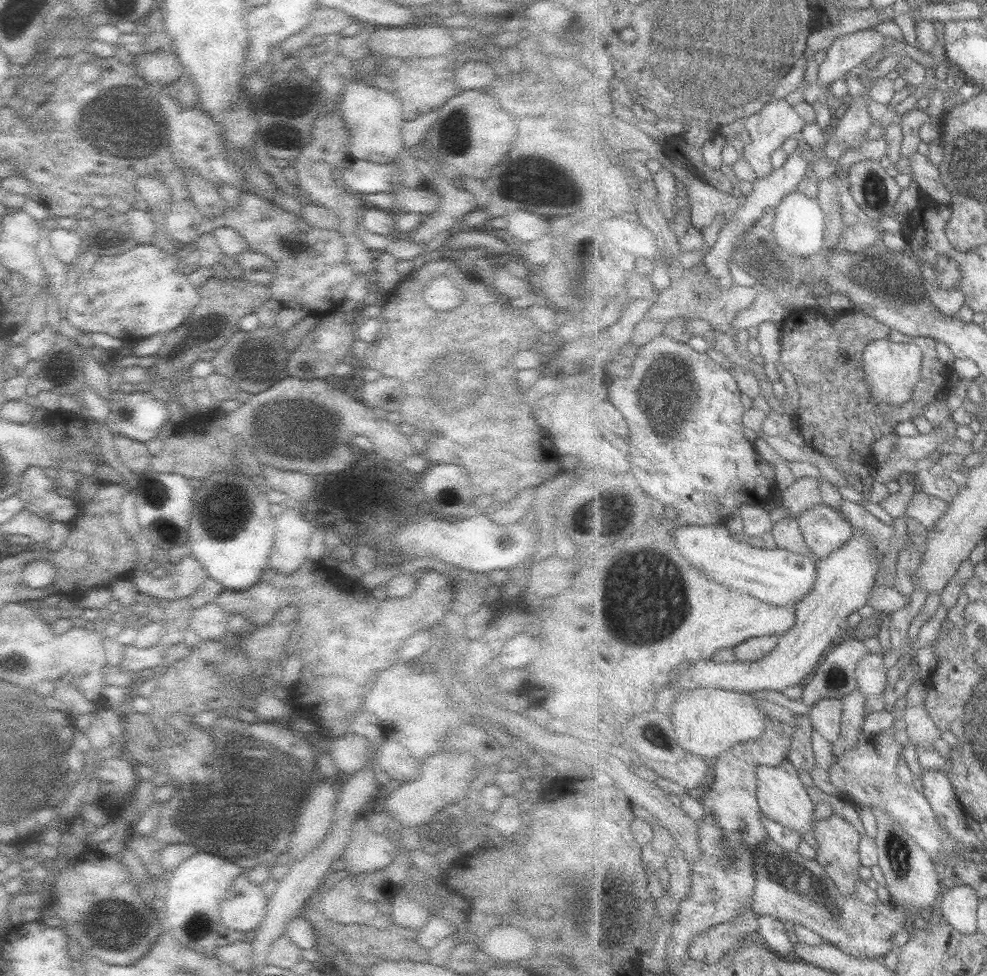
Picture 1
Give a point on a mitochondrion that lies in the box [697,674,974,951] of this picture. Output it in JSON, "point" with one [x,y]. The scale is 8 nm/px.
{"point":[897,852]}

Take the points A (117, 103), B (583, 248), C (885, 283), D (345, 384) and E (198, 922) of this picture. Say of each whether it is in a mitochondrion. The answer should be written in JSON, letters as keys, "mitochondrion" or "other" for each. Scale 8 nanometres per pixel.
{"A":"mitochondrion","B":"other","C":"mitochondrion","D":"other","E":"mitochondrion"}

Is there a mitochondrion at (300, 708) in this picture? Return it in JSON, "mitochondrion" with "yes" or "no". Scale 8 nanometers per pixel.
{"mitochondrion":"no"}

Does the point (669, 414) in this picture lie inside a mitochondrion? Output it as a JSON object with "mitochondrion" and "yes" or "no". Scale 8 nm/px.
{"mitochondrion":"yes"}

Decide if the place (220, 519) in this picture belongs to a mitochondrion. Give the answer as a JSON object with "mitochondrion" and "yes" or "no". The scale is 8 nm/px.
{"mitochondrion":"yes"}

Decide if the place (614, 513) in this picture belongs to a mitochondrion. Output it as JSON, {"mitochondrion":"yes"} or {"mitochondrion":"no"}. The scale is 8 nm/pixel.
{"mitochondrion":"yes"}

